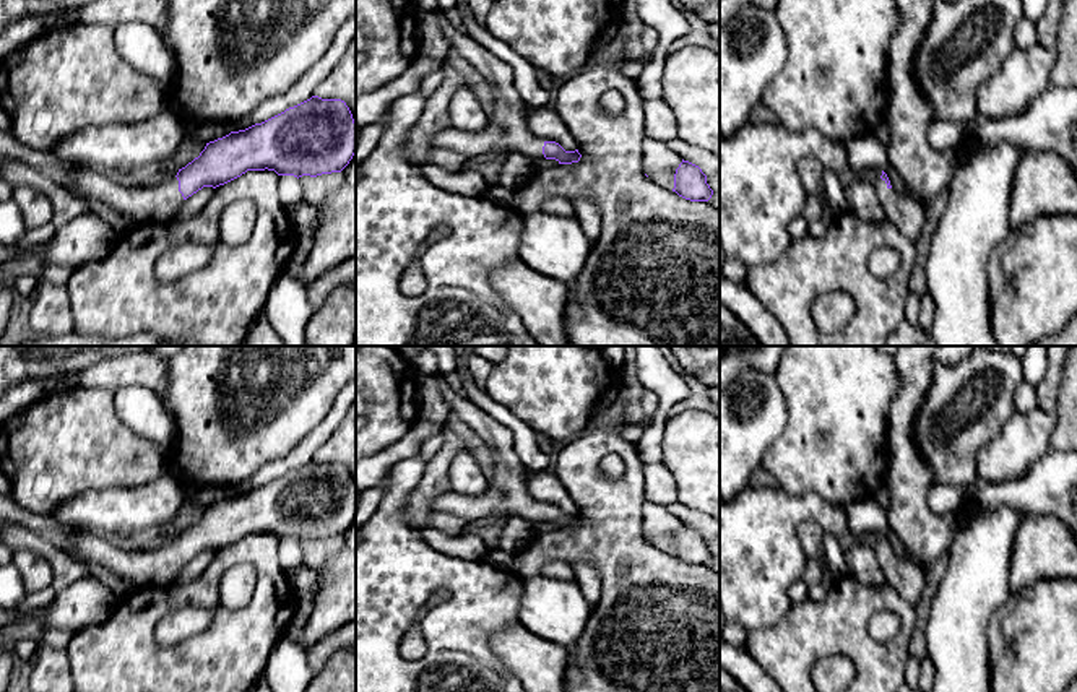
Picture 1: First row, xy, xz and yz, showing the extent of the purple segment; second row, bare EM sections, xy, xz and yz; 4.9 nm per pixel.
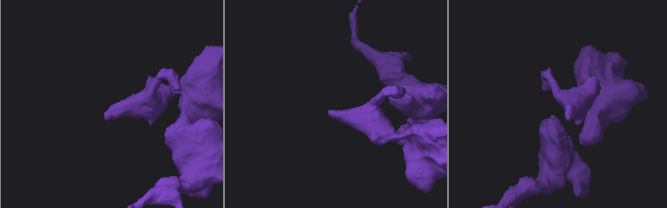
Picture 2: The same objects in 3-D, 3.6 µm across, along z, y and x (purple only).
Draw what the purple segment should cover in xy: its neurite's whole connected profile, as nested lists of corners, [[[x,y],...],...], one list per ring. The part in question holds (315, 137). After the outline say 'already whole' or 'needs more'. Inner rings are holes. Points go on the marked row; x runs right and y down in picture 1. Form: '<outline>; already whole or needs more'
[[[312,96],[262,123],[206,143],[198,158],[179,169],[174,179],[158,185],[123,187],[107,179],[96,167],[78,164],[70,174],[70,192],[75,195],[80,190],[86,198],[104,201],[130,216],[136,224],[169,223],[175,219],[180,205],[203,187],[216,188],[247,171],[268,169],[278,175],[317,177],[341,172],[354,154],[356,122],[346,102]]]; needs more

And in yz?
[[[884,171],[876,182],[876,195],[887,219],[892,221],[905,237],[916,239],[921,234],[926,219],[924,206],[908,195],[898,195]]]; needs more

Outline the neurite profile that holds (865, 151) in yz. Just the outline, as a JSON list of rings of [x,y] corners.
[[[863,133],[846,140],[846,166],[856,172],[866,169],[884,171],[889,164],[887,148],[874,136],[874,133]]]

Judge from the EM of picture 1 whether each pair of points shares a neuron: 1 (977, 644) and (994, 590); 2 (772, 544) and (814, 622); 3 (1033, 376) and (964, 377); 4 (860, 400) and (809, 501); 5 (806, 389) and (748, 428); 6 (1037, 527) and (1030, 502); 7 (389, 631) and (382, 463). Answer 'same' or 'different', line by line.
1: same
2: different
3: different
4: different
5: different
6: different
7: different

